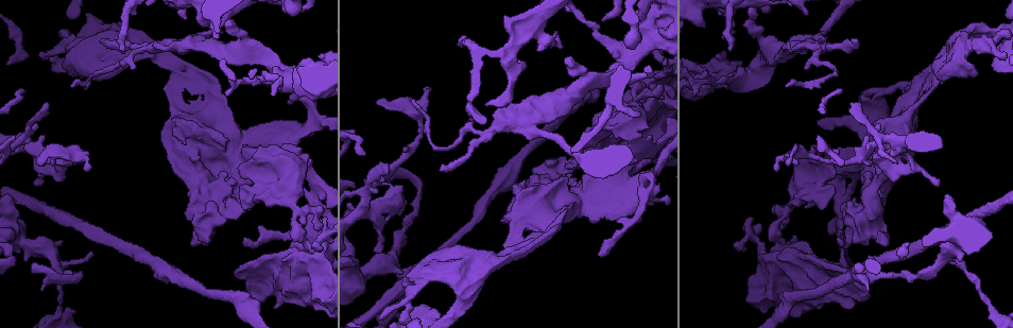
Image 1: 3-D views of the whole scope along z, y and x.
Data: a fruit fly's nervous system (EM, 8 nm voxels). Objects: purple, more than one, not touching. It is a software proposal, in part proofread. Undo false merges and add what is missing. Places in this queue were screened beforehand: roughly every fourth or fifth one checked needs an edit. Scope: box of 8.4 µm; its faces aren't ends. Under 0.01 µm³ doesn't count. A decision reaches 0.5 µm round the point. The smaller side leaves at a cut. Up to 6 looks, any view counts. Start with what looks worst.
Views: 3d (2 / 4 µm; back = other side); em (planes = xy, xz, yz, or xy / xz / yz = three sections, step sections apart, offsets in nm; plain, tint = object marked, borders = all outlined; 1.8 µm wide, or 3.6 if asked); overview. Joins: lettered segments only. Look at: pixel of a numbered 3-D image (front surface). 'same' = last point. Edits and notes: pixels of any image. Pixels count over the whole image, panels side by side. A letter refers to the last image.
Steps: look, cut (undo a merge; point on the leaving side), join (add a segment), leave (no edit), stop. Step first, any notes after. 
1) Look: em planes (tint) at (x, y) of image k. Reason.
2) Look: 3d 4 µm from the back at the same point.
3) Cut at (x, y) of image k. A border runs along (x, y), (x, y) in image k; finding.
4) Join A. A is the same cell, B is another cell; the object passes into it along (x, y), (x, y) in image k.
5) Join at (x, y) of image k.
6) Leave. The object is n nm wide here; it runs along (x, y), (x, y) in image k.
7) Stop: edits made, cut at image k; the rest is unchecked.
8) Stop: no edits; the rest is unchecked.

Look: 3d 4 µm at (864, 266) of image 1. Branch stops here.

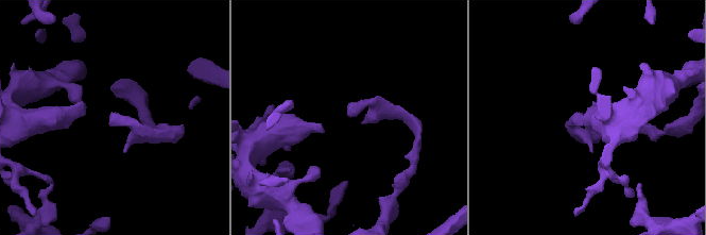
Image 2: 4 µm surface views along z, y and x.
Look: em planes (borders) at (350, 114) of image 2. Shape alone is not enough.

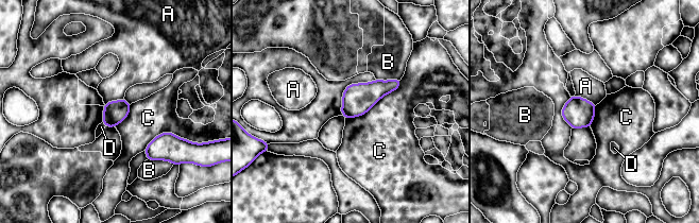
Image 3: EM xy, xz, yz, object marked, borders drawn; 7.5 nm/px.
Leave. The object is 170 nm wide here; the longest contact is with C, 550 nm; A, B, C and D are other cells; none of them fits.

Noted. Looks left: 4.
Look: 3d 2 µm at (208, 25) of image 1.

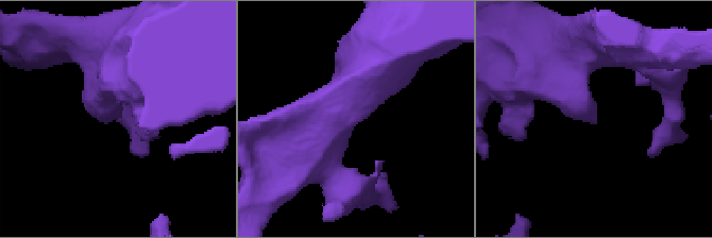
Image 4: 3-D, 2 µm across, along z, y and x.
Look: em planes (borders) at (119, 110) of image 4.

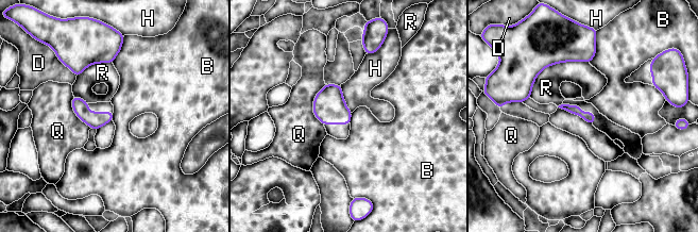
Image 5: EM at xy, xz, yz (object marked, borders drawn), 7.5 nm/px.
Leave. B, D, H, Q and R are other cells; a border runs along (596, 43), (596, 53), (589, 62) in image 5; no lettered segment goes on from it.

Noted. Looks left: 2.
Look: em 3.6 µm planes (borders) at (313, 231) of image 1. Side arm on a straight run.

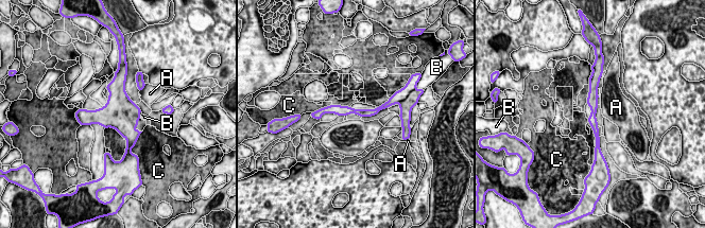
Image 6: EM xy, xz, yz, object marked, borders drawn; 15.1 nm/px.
Leave. The longest contact is with C, 260 nm; A, B and C are other cells; it runs along (325, 110), (374, 111) in image 6; continuous, no second cell.

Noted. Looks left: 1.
Stop: no edits; the rest is unchecked.

